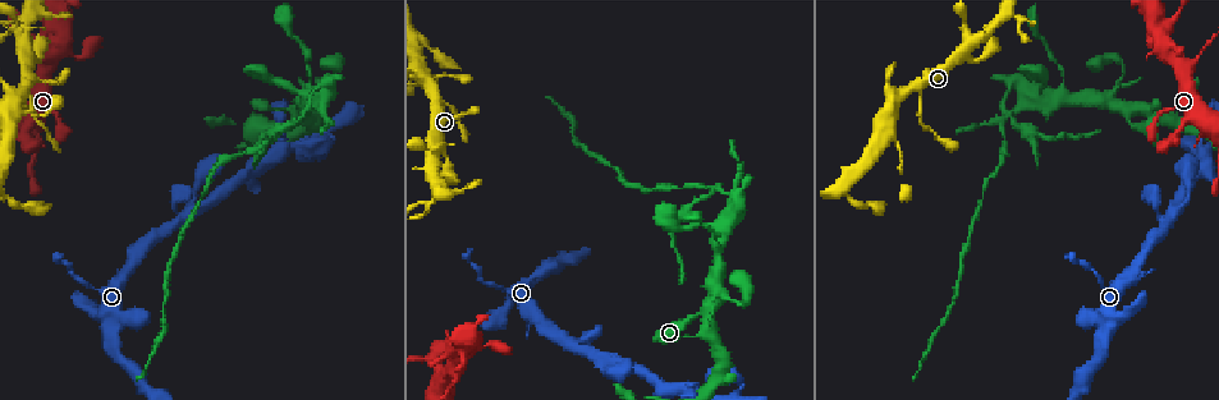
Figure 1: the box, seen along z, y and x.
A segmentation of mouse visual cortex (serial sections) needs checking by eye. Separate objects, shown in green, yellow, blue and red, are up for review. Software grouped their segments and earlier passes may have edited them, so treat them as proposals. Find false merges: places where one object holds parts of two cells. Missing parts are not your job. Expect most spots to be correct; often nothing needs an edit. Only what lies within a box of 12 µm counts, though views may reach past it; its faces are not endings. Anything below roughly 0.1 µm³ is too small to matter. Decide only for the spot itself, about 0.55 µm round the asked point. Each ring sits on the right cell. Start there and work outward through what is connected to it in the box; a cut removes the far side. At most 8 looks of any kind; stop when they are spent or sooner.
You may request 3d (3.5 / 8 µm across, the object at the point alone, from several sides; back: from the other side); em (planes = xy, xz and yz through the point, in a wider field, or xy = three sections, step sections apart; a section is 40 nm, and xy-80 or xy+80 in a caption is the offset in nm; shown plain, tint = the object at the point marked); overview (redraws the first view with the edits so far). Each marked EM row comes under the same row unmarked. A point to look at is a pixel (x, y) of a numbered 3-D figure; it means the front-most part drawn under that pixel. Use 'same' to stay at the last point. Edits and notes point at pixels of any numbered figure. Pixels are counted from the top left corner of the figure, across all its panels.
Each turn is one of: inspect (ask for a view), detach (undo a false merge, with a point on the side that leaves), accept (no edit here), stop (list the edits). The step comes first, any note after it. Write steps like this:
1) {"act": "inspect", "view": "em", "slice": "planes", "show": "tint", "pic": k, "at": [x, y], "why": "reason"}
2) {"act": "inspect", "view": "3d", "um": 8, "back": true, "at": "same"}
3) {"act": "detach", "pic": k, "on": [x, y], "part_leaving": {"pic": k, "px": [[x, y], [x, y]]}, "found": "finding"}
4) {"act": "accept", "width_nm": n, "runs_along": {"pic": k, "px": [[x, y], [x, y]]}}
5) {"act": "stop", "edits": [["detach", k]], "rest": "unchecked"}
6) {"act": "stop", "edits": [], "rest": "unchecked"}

{"act": "inspect", "view": "3d", "um": 3.5, "pic": 1, "at": [462, 351], "why": "three arms meet"}

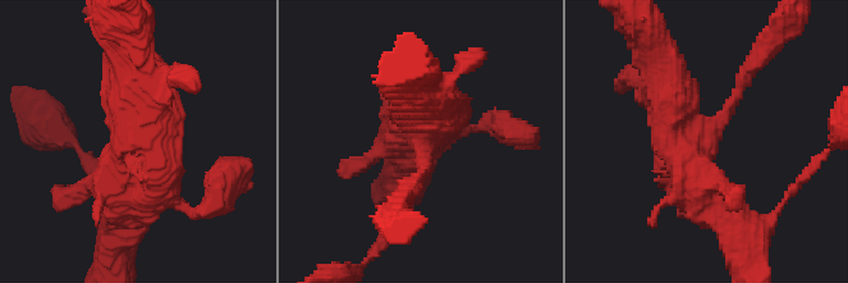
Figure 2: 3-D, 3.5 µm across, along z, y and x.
{"act": "inspect", "view": "em", "slice": "xy", "step": 2, "show": "tint", "pic": 2, "at": [694, 159]}

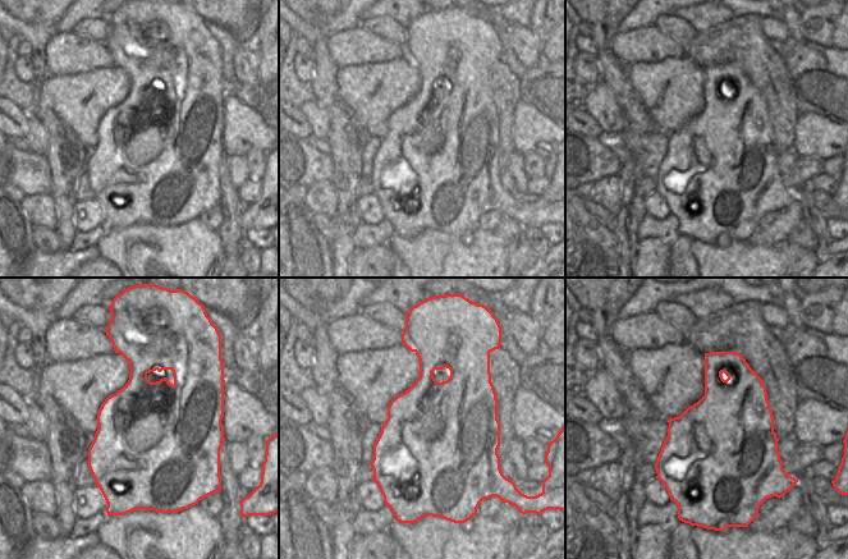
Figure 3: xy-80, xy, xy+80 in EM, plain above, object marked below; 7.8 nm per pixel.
{"act": "inspect", "view": "em", "slice": "xy", "step": 5, "show": "tint", "at": "same"}

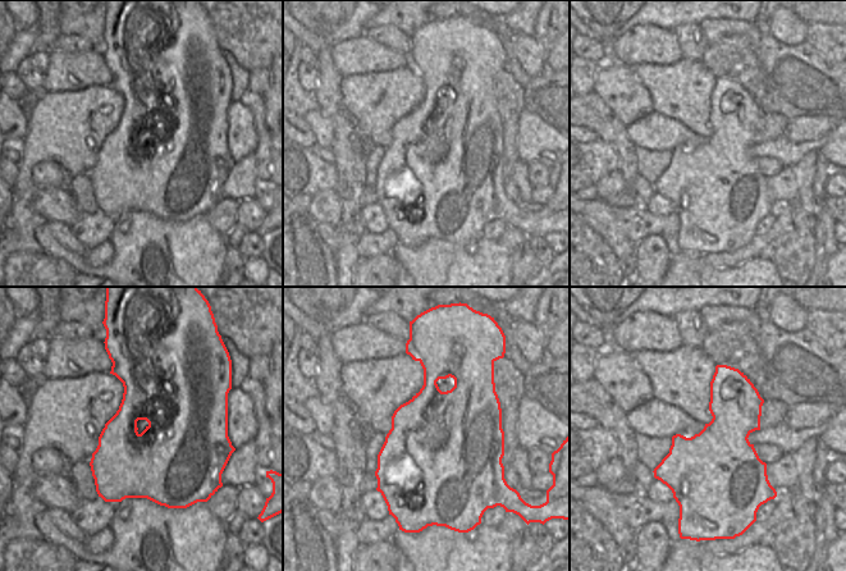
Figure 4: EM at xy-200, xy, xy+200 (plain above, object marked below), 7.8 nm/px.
{"act": "accept", "found": "one cell here"}

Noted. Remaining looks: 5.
{"act": "inspect", "view": "3d", "um": 3.5, "pic": 1, "at": [1019, 18], "why": "abrupt turn"}

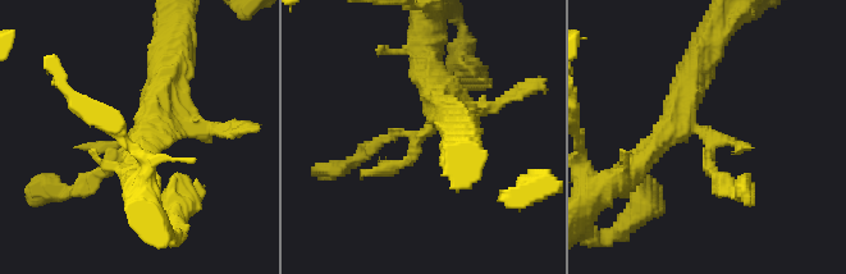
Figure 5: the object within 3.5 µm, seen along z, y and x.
{"act": "inspect", "view": "em", "slice": "xy", "step": 1, "show": "tint", "pic": 5, "at": [424, 131]}

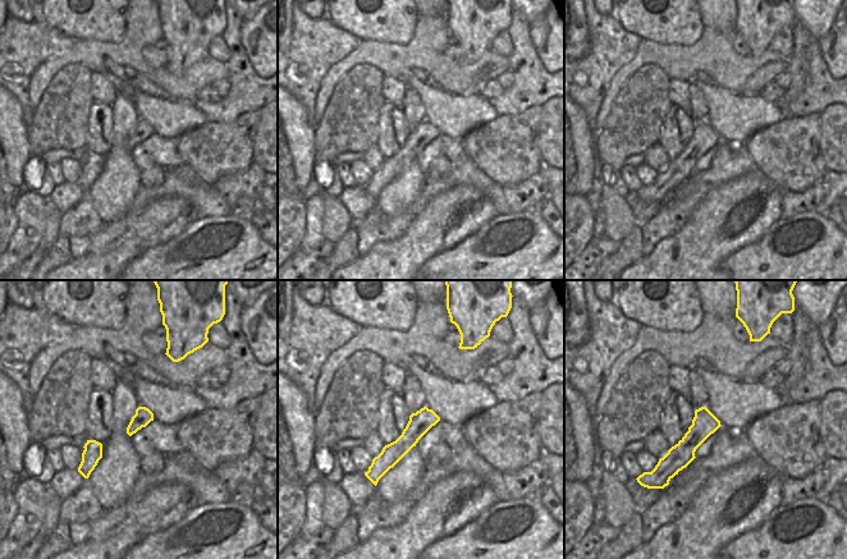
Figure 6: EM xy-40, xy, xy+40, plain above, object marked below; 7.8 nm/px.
{"act": "inspect", "view": "em", "slice": "xy", "step": 5, "show": "tint", "at": "same", "why": "cut it another way"}

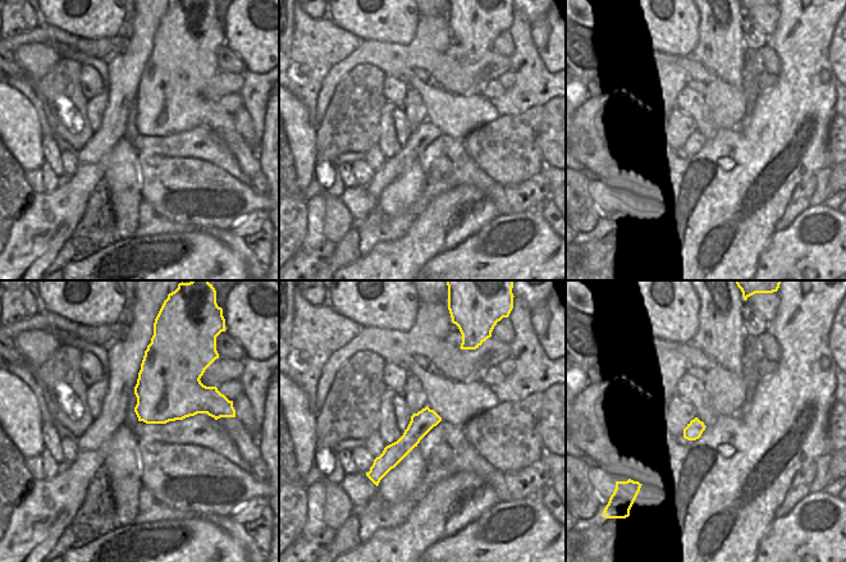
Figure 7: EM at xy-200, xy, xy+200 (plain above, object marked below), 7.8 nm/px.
{"act": "accept", "runs_along": {"pic": 7, "px": [[430, 412], [379, 469], [379, 474]]}, "found": "all the same cell"}

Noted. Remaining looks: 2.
{"act": "stop", "edits": [], "rest": "unchecked"}

